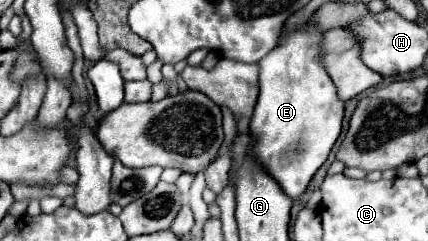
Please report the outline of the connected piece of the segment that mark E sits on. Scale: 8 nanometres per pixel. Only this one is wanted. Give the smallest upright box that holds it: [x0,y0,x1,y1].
[251,21,345,199]

